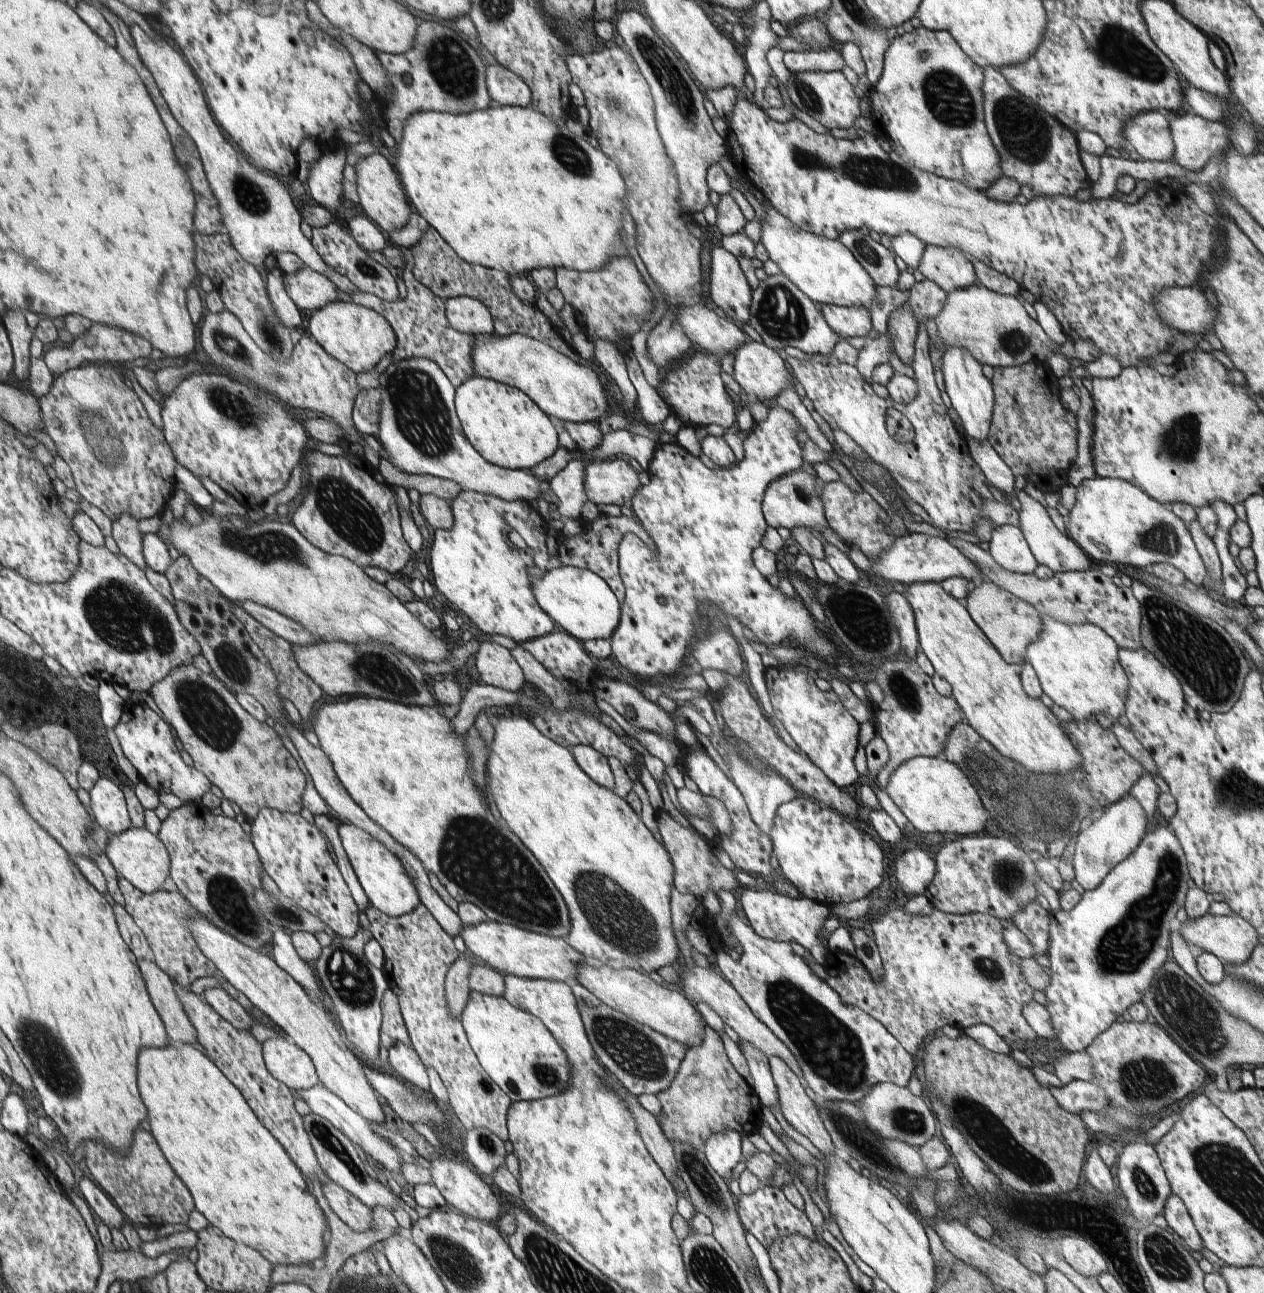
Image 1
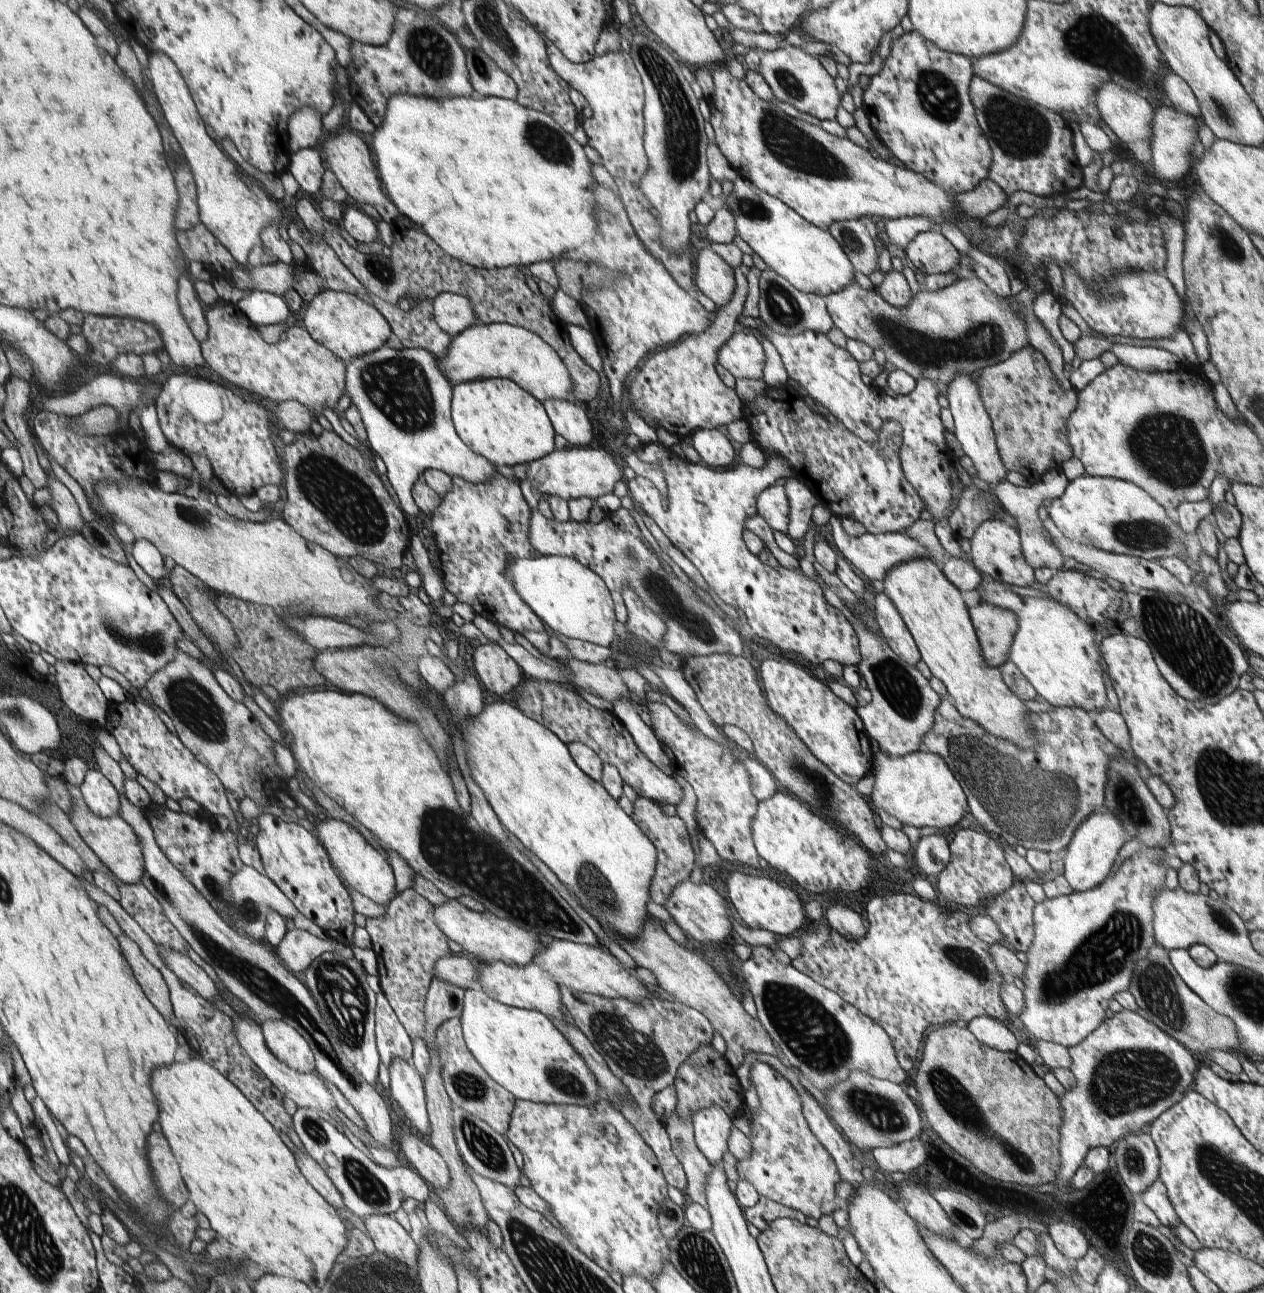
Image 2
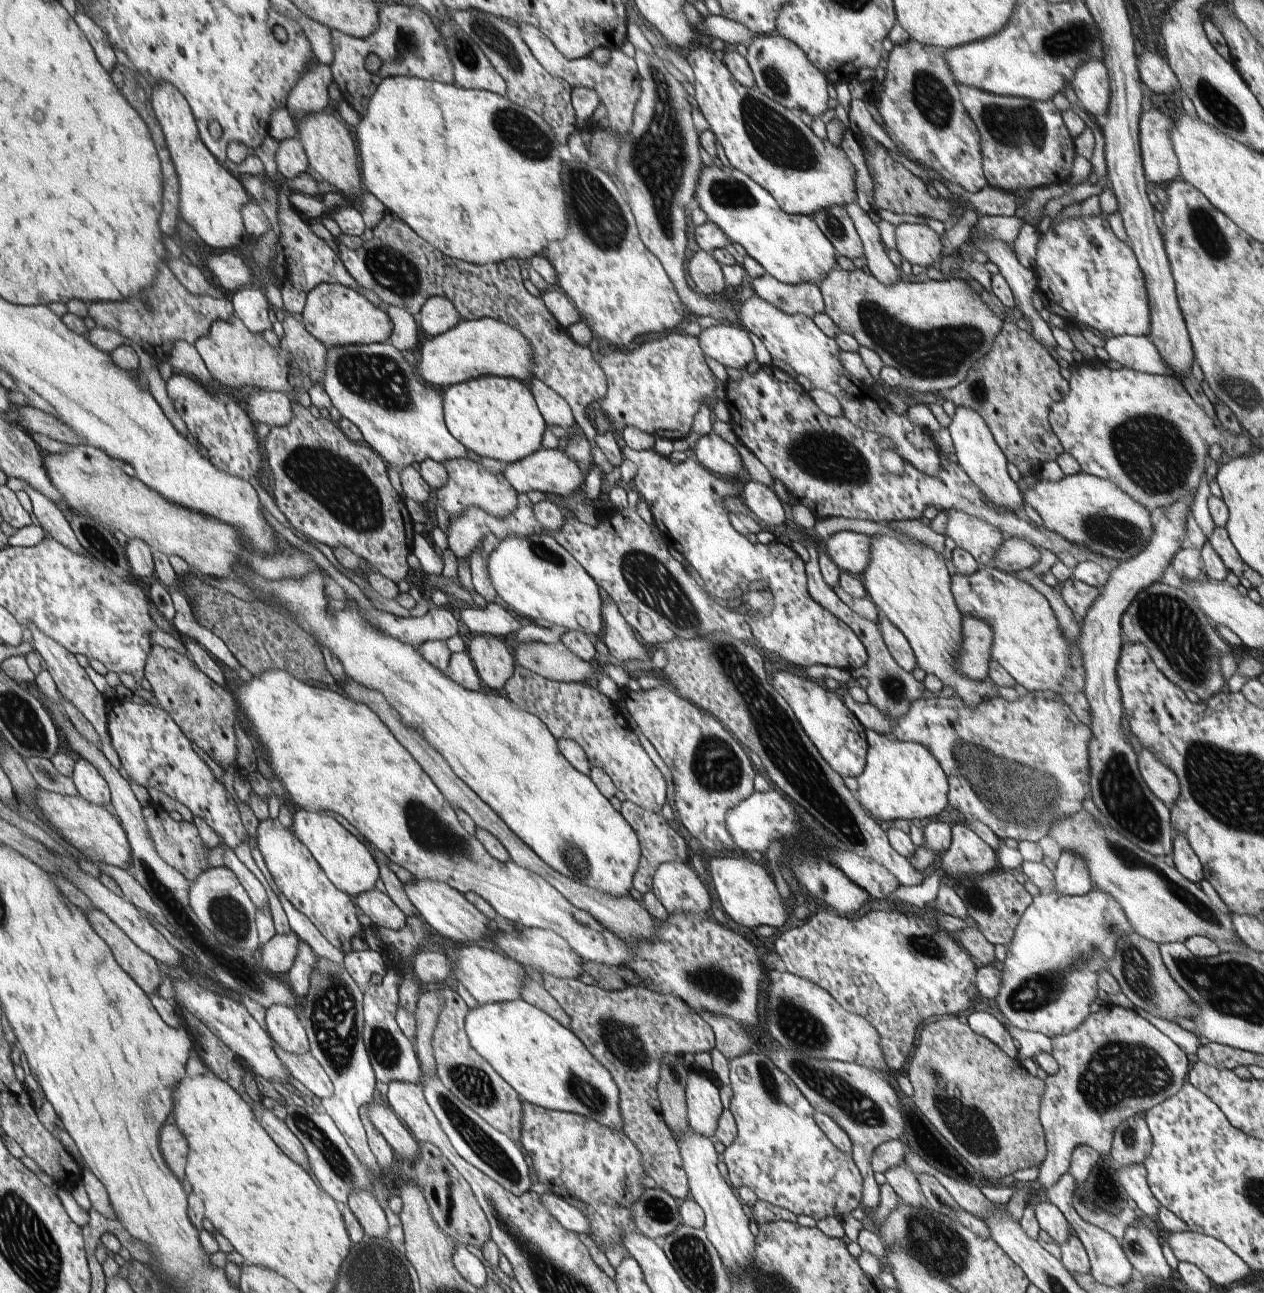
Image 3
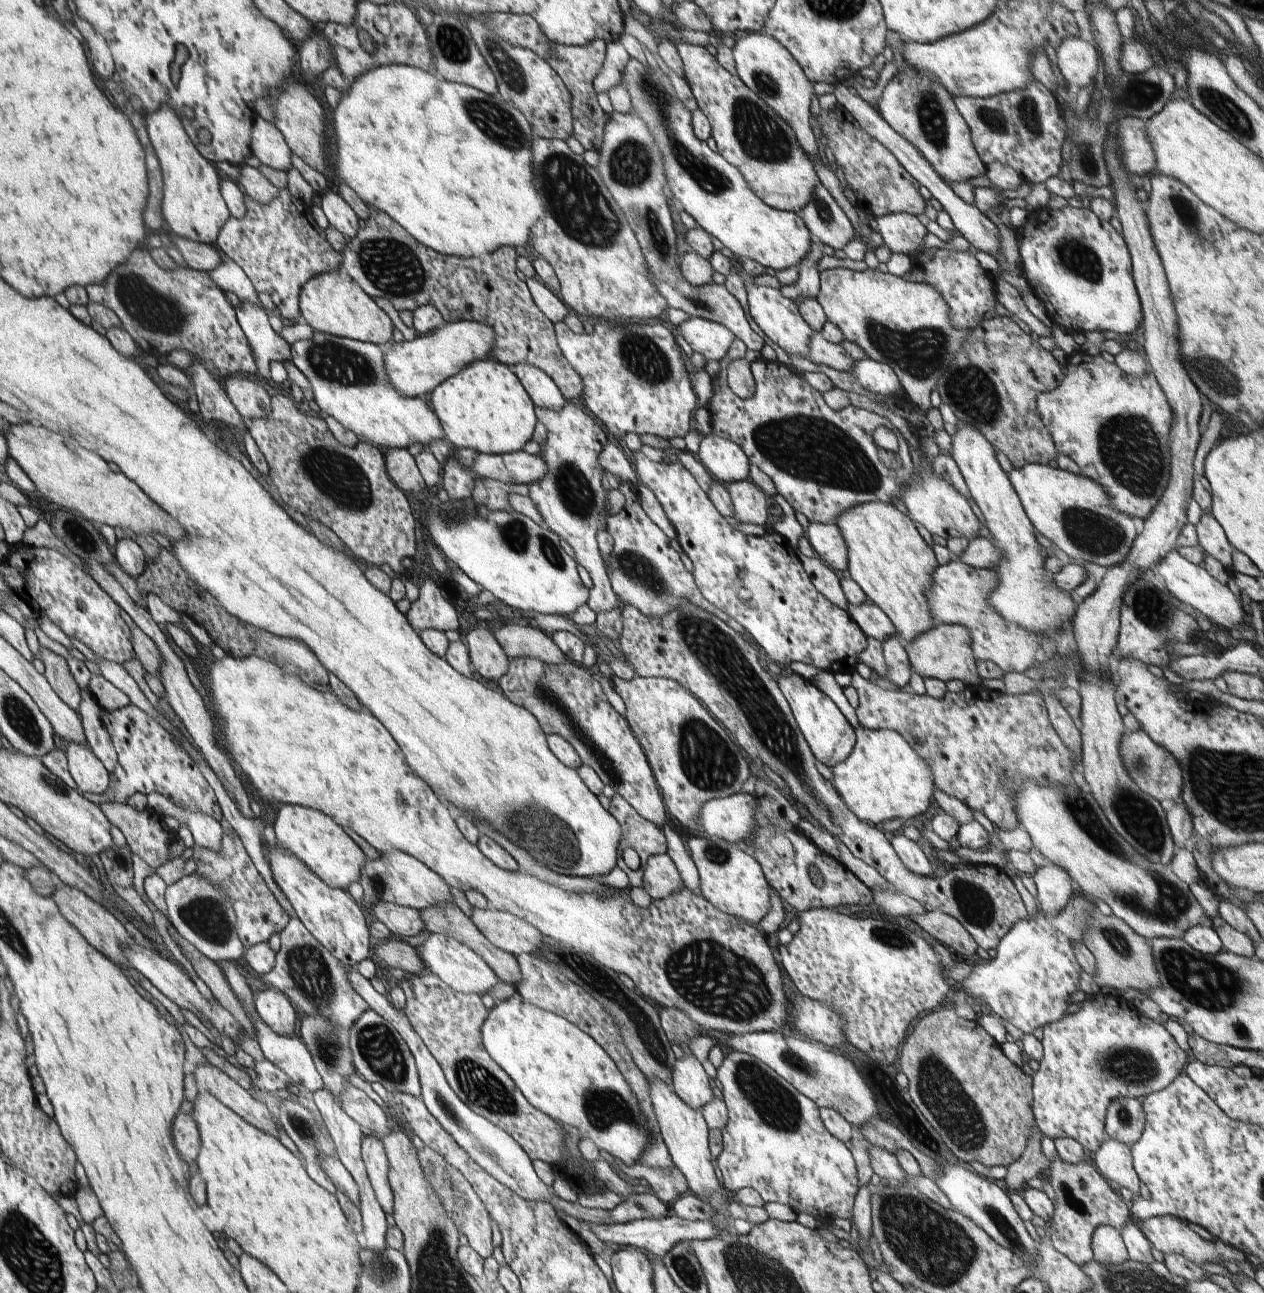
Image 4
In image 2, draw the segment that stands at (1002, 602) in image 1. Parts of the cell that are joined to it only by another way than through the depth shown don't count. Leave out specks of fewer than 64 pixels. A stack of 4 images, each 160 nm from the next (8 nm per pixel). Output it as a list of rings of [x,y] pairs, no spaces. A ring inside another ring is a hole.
[[[980,601],[967,609],[985,663],[991,667],[1000,667],[1009,660],[1009,650],[1019,626],[1017,616],[1011,610],[986,601]]]

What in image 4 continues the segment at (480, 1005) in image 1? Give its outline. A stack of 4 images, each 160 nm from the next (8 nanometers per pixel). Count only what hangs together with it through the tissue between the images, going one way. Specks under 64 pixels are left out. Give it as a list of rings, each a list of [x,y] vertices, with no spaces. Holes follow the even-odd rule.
[[[518,993],[508,1000],[497,1001],[482,1028],[483,1044],[492,1059],[514,1080],[528,1102],[543,1114],[560,1124],[578,1130],[581,1138],[591,1138],[599,1150],[619,1158],[627,1167],[640,1162],[640,1158],[655,1141],[651,1123],[644,1114],[639,1096],[624,1078],[618,1064],[604,1051],[594,1038],[575,1026],[562,1015],[553,1014],[523,1001]]]

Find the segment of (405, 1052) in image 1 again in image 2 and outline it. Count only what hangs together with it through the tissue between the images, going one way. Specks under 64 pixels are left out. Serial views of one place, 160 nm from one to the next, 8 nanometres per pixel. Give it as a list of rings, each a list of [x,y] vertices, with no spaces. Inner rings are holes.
[[[399,1058],[389,1066],[390,1094],[392,1101],[402,1109],[417,1132],[427,1136],[431,1132],[431,1120],[427,1111],[424,1081],[412,1062]]]

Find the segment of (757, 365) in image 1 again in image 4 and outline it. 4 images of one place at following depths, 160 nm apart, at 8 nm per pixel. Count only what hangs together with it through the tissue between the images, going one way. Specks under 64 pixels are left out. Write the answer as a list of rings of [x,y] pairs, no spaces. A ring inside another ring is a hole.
[[[691,317],[678,327],[692,351],[702,354],[708,361],[722,360],[730,342],[737,338],[726,326],[699,317]]]

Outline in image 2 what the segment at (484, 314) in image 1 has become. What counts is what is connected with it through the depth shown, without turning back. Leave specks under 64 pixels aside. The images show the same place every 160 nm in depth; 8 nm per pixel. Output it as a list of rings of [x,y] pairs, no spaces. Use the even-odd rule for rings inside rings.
[[[442,293],[433,300],[436,322],[455,337],[476,324],[472,303],[456,293]]]

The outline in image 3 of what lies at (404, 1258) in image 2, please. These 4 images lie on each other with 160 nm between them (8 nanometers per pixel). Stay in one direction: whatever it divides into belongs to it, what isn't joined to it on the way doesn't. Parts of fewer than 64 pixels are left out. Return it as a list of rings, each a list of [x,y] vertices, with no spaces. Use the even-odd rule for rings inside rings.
[[[356,1191],[349,1196],[348,1205],[359,1220],[366,1236],[382,1238],[387,1236],[388,1220],[379,1200],[370,1192]]]

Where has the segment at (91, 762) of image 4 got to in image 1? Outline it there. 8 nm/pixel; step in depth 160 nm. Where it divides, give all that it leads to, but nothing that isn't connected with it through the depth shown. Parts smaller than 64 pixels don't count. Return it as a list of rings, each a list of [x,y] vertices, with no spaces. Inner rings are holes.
[[[100,778],[88,792],[91,796],[91,808],[95,822],[104,828],[109,835],[121,835],[133,826],[130,810],[126,810],[126,796],[112,780]]]

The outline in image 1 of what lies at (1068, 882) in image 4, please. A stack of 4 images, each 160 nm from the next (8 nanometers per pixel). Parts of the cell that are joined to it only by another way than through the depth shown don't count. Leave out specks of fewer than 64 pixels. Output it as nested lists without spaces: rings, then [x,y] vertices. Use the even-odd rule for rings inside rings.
[[[1128,794],[1119,801],[1108,806],[1102,813],[1089,824],[1082,828],[1076,835],[1077,844],[1072,858],[1075,868],[1075,879],[1085,891],[1094,890],[1106,878],[1106,875],[1120,864],[1128,855],[1136,850],[1140,841],[1145,837],[1148,828],[1148,816],[1144,807]]]

